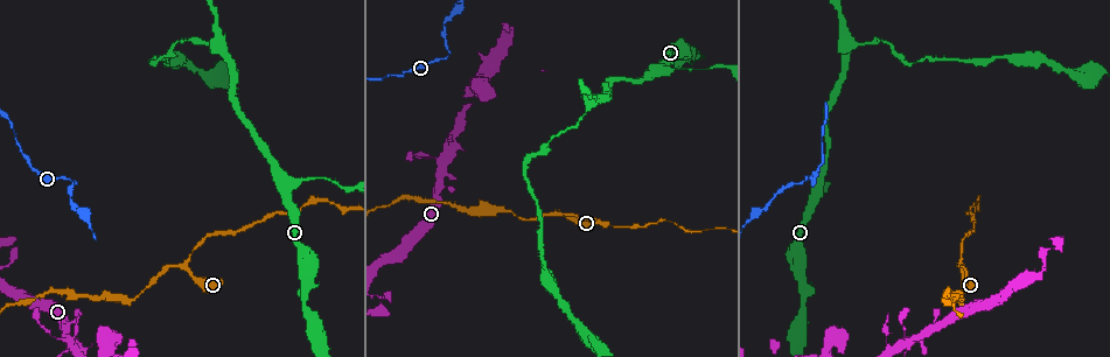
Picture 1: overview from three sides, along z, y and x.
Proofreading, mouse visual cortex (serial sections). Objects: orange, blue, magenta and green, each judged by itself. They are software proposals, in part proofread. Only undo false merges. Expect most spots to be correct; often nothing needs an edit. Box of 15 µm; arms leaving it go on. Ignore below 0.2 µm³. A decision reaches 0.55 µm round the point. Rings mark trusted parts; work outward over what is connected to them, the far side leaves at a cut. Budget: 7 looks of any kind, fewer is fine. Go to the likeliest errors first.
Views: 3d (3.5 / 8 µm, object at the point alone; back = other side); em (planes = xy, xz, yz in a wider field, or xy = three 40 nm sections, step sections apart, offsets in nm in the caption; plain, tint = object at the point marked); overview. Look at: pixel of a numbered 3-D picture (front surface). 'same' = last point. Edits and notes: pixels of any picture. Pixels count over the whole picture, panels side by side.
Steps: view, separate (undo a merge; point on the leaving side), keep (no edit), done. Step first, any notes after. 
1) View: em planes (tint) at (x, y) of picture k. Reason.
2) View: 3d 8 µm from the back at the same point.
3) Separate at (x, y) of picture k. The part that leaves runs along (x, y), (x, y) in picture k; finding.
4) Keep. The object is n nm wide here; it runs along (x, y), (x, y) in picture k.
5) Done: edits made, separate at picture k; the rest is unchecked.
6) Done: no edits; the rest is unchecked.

View: 3d 3.5 µm at (185, 267) of picture 1. Arms part here.

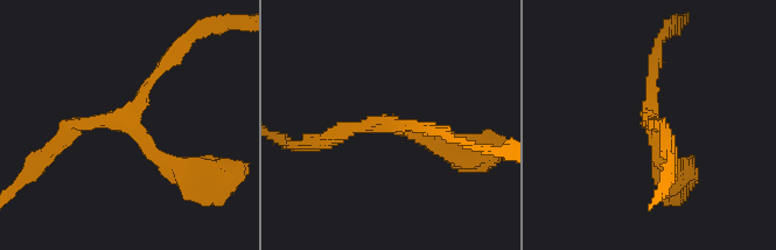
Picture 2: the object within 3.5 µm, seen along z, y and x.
View: em xy step 3 (tint) at (123, 123) of picture 2. Now the EM.

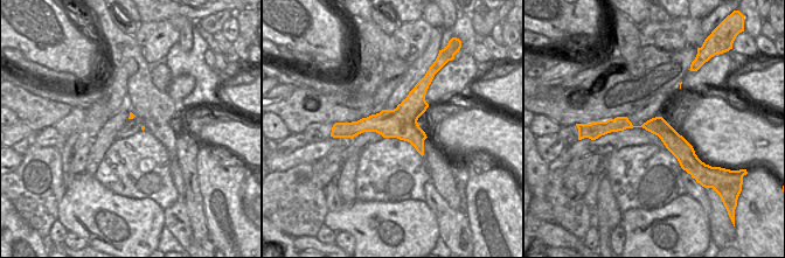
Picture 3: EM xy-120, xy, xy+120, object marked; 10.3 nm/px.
Keep. It runs along (182, 174), (121, 120), (85, 120), (57, 146) in picture 2; continuous, no second cell.

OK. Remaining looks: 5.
View: 3d 3.5 µm from the back at (666, 68) of picture 1. Three arms meet.

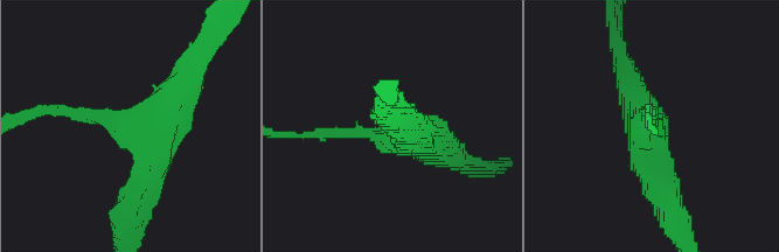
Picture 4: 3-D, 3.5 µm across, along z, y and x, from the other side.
View: em xy step 1 (tint) at (135, 126) of picture 4. 3 arms meet here; the arms are 150, 400, 400 nm wide; now the EM.

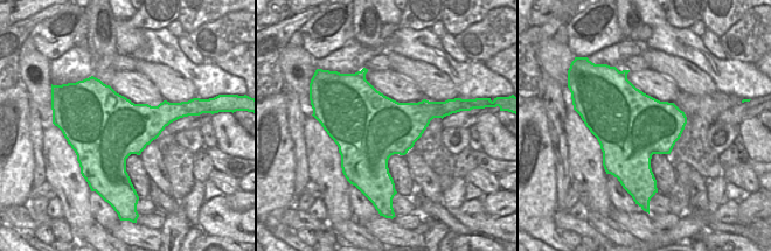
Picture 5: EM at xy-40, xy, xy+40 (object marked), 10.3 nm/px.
Keep. It runs along (130, 205), (192, 74) in picture 4; continuous, no second cell.

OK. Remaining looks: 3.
View: 3d 8 µm at (217, 40) of picture 1. Arms part here.

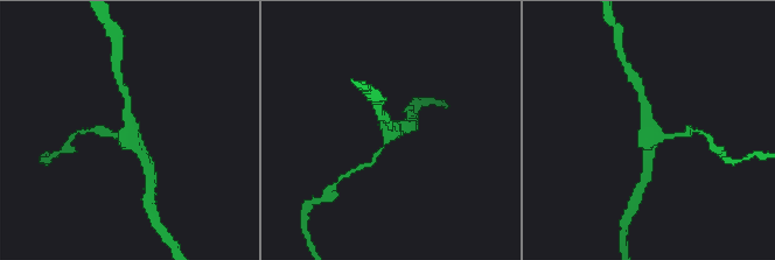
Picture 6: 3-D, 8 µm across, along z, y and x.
View: 3d 3.5 µm at (129, 128) of picture 6.

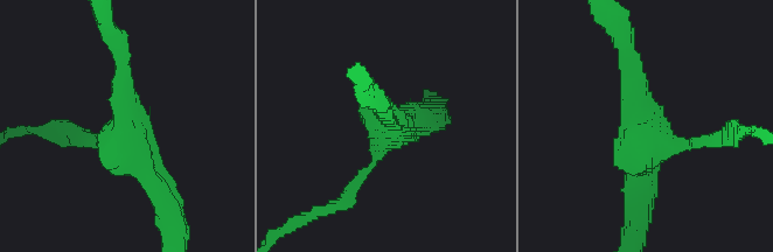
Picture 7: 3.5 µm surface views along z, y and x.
View: em xy step 5 (tint) at (649, 128) of picture 7. 3 arms meet here; the arms are 150, 200, 300 nm wide; need the tissue.

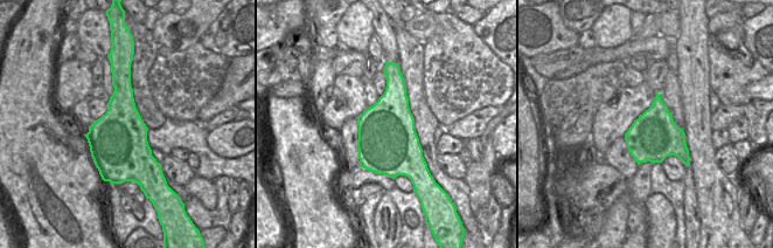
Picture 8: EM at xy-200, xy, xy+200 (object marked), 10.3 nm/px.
Keep. It runs along (429, 117), (389, 123), (375, 162), (349, 191) in picture 7; one cell here.

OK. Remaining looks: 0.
Done: no edits; the rest is unchecked.

